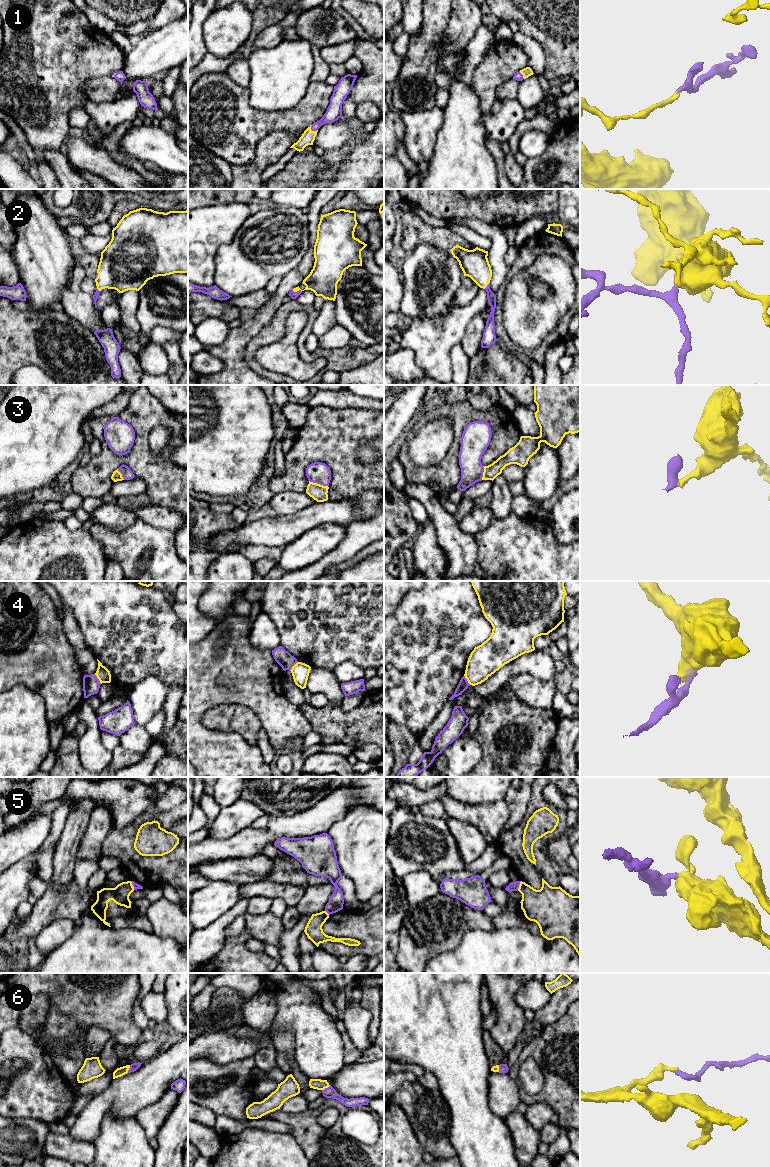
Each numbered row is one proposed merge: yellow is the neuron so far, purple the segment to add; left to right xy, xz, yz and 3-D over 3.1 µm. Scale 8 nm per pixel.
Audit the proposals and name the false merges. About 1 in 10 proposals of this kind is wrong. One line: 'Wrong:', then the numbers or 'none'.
Wrong: 4, 5

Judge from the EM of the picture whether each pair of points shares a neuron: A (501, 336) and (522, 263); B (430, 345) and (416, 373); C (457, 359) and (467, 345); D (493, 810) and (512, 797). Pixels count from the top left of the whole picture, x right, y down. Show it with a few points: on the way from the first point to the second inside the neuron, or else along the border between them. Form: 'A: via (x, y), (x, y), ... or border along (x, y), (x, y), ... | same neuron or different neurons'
A: via (499, 318), (500, 292), (506, 281) | same neuron
B: border along (404, 348), (412, 351), (415, 364), (424, 374) | different neurons
C: border along (459, 343), (469, 359) | different neurons
D: border along (504, 799), (509, 810), (509, 818), (505, 825) | different neurons

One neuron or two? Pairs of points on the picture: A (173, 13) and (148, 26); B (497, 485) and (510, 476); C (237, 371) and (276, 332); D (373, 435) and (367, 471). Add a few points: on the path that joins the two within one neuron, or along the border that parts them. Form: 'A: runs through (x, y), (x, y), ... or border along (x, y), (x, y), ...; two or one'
A: runs through (167, 13), (154, 23); one
B: border along (501, 473), (509, 482); two
C: border along (250, 339), (245, 349), (245, 362), (258, 374); two
D: runs through (361, 439), (353, 447), (353, 460), (355, 462); one

